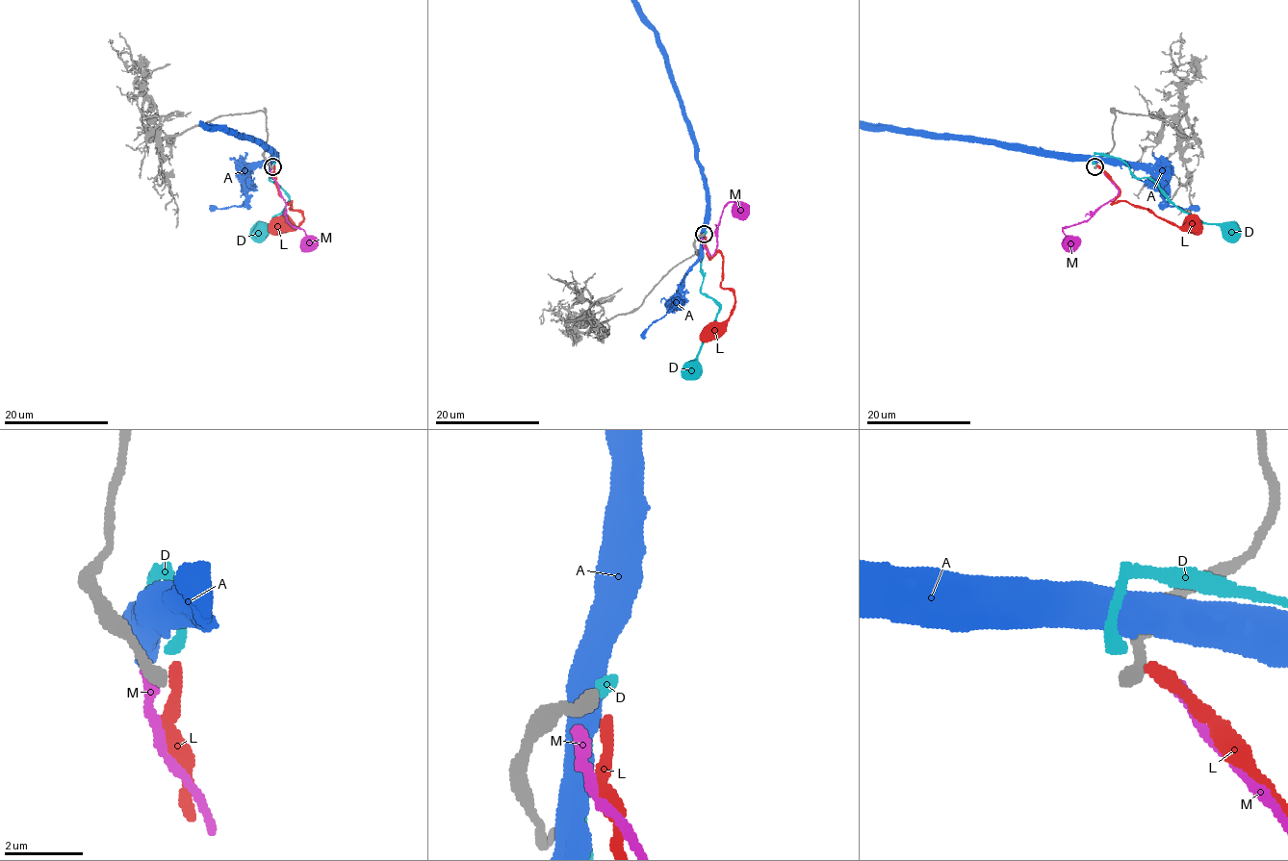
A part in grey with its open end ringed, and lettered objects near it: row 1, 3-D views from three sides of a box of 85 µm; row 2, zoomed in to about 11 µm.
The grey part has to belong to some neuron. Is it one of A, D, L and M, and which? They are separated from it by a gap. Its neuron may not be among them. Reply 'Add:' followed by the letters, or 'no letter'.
Add: no letter

